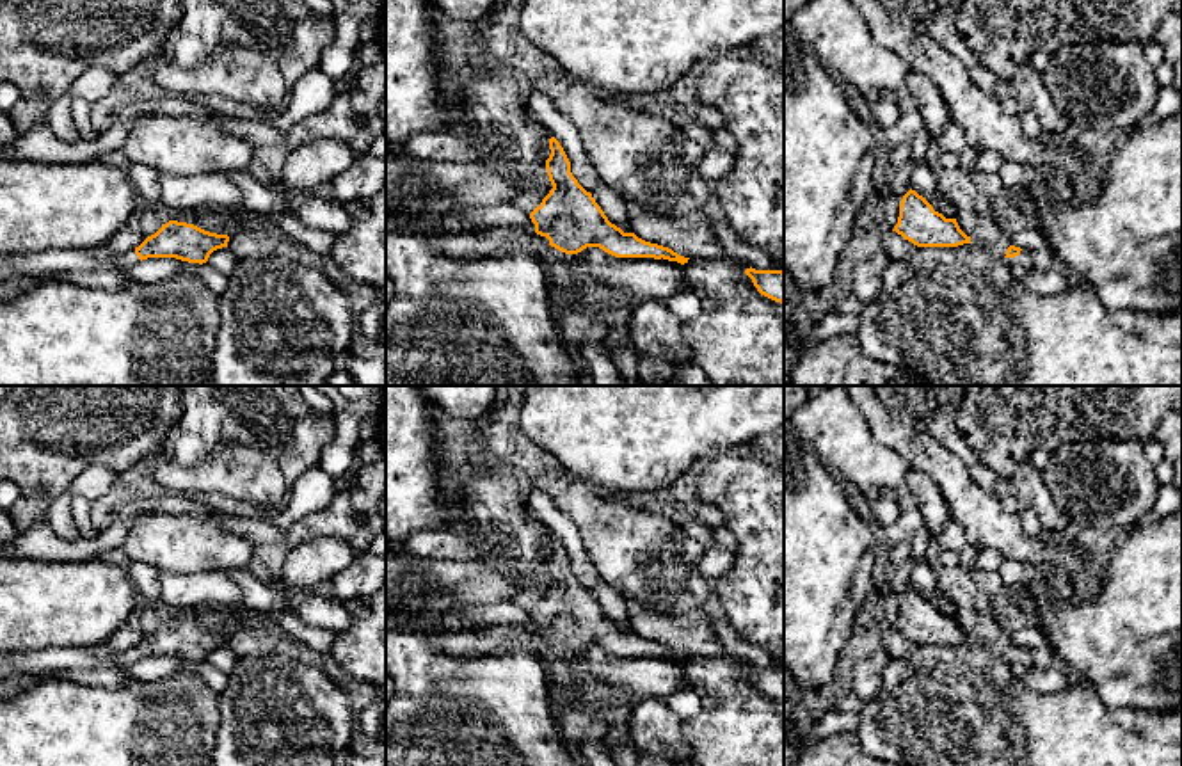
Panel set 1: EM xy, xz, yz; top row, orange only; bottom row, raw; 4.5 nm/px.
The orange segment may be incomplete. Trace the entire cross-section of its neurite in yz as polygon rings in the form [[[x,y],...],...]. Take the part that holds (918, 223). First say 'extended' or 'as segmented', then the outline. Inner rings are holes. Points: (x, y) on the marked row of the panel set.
as segmented; [[[908,190],[899,204],[899,217],[894,229],[917,247],[958,247],[970,243],[956,219],[946,219],[915,190]]]

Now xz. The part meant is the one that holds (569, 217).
extended; [[[549,139],[546,169],[553,188],[530,213],[523,227],[491,227],[478,233],[453,233],[434,243],[435,252],[453,259],[473,259],[498,252],[523,251],[537,254],[547,243],[565,254],[599,247],[615,258],[654,258],[688,263],[668,247],[645,242],[611,224],[590,192],[571,172],[571,162],[560,142]]]

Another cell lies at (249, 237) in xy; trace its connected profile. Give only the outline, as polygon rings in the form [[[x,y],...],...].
[[[188,211],[172,213],[171,220],[194,224],[204,231],[228,235],[228,249],[238,261],[265,256],[288,256],[302,265],[323,270],[323,258],[306,249],[277,226],[261,220],[258,215],[240,211]]]

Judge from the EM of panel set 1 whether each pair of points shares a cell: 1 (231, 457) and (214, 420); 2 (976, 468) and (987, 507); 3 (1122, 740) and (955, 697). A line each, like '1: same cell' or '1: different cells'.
1: different cells
2: different cells
3: same cell

